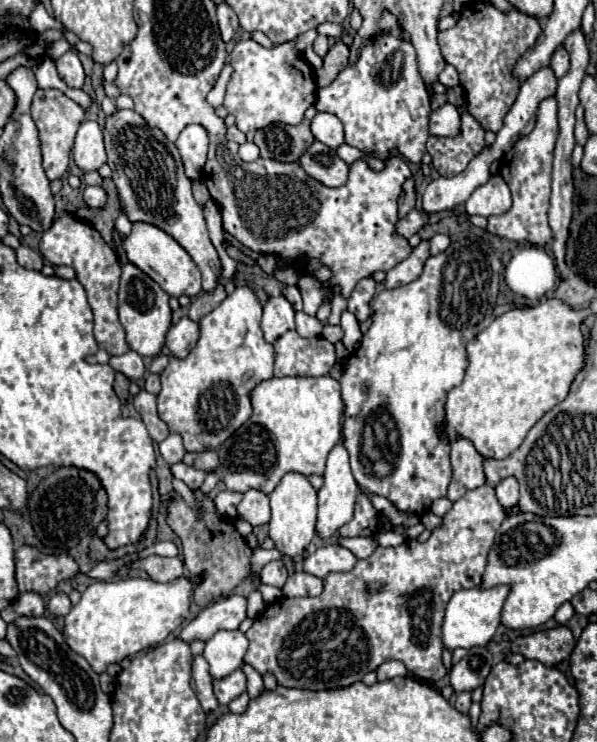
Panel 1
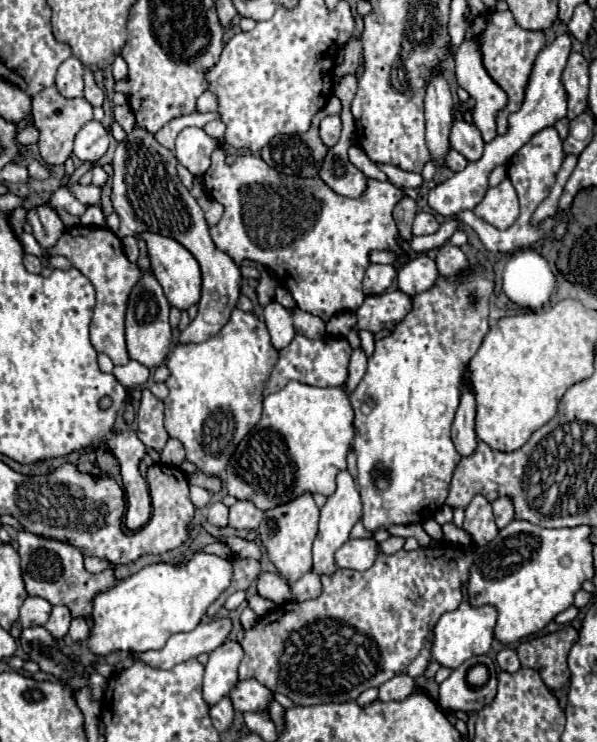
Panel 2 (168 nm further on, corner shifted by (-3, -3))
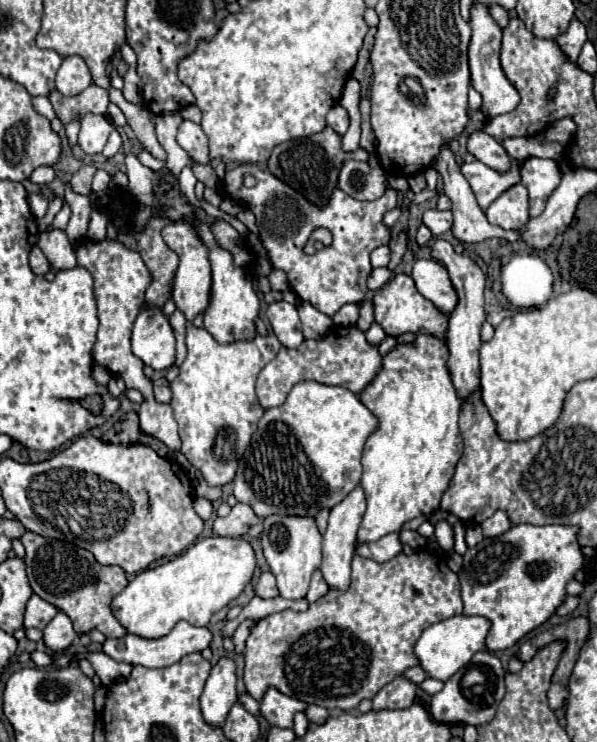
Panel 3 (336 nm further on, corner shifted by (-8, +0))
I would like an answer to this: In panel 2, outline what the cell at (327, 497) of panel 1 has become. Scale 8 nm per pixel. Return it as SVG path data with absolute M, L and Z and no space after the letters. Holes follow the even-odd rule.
M347 470L339 472L337 476L337 490L327 498L327 504L321 510L321 520L319 520L319 534L313 542L313 572L317 574L333 574L337 570L335 566L335 552L349 540L351 528L357 524L361 518L361 498L359 490Z

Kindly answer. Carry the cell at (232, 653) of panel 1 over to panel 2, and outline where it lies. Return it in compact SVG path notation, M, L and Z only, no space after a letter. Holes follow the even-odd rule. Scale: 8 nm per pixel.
M225 642L209 654L203 678L203 700L207 706L215 706L221 698L229 696L237 682L237 668L243 658L239 642Z

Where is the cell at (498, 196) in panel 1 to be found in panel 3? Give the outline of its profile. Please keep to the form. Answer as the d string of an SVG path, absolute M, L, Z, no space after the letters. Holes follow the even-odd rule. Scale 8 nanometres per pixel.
M522 183L506 189L496 201L486 209L486 217L492 225L502 229L520 229L528 223L528 191Z

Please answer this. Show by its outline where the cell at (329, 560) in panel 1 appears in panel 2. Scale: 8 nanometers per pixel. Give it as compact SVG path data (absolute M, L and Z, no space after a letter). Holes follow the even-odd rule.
M351 538L337 550L335 562L339 568L367 570L373 566L377 554L379 554L379 542L375 538Z

